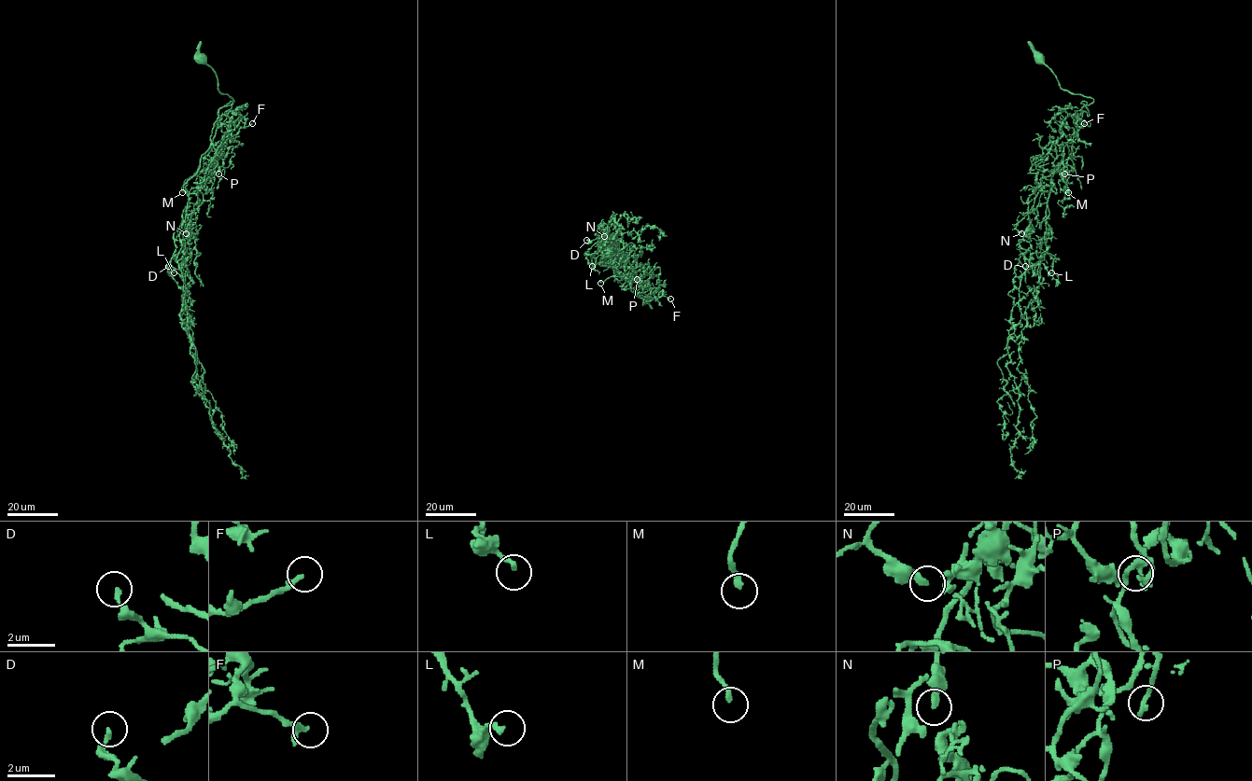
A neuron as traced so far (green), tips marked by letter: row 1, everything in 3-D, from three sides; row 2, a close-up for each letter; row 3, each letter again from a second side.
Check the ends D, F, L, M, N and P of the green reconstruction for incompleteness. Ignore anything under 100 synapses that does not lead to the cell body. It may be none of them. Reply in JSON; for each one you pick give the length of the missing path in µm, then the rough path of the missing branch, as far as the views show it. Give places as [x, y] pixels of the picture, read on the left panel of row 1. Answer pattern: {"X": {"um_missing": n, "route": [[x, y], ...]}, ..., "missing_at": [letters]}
{"M": {"um_missing": 45, "route": [[182, 192], [189, 198], [189, 206], [200, 204], [205, 219], [199, 244], [203, 244], [205, 241]]}, "missing_at": ["M"]}

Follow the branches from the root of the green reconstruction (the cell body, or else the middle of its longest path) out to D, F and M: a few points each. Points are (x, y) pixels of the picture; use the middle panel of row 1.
D: (618, 252), (652, 308), (636, 295), (629, 268), (612, 250), (602, 254), (600, 230), (586, 240)
F: (618, 252), (634, 267), (652, 308), (647, 295), (651, 300), (644, 303), (654, 291), (670, 299)
M: (618, 252), (634, 267), (638, 284), (652, 308), (630, 289), (628, 278), (615, 273), (600, 283)

